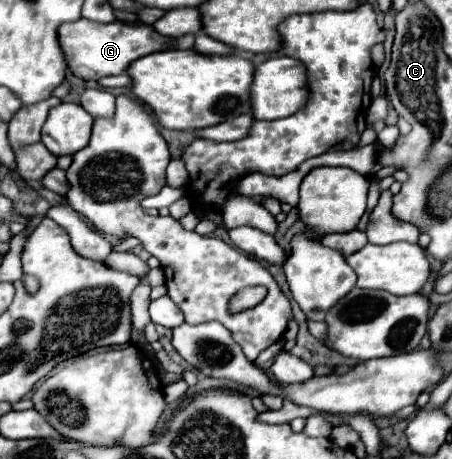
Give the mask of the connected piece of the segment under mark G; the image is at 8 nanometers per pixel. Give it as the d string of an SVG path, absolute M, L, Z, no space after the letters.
M78 19L74 23L62 23L58 27L58 35L60 35L60 45L64 47L70 71L84 81L98 81L100 77L120 75L122 71L126 71L126 67L132 61L144 55L150 55L154 51L170 49L174 41L174 37L164 37L156 33L152 25L122 23L122 21L104 25L104 23L94 23L88 19Z

